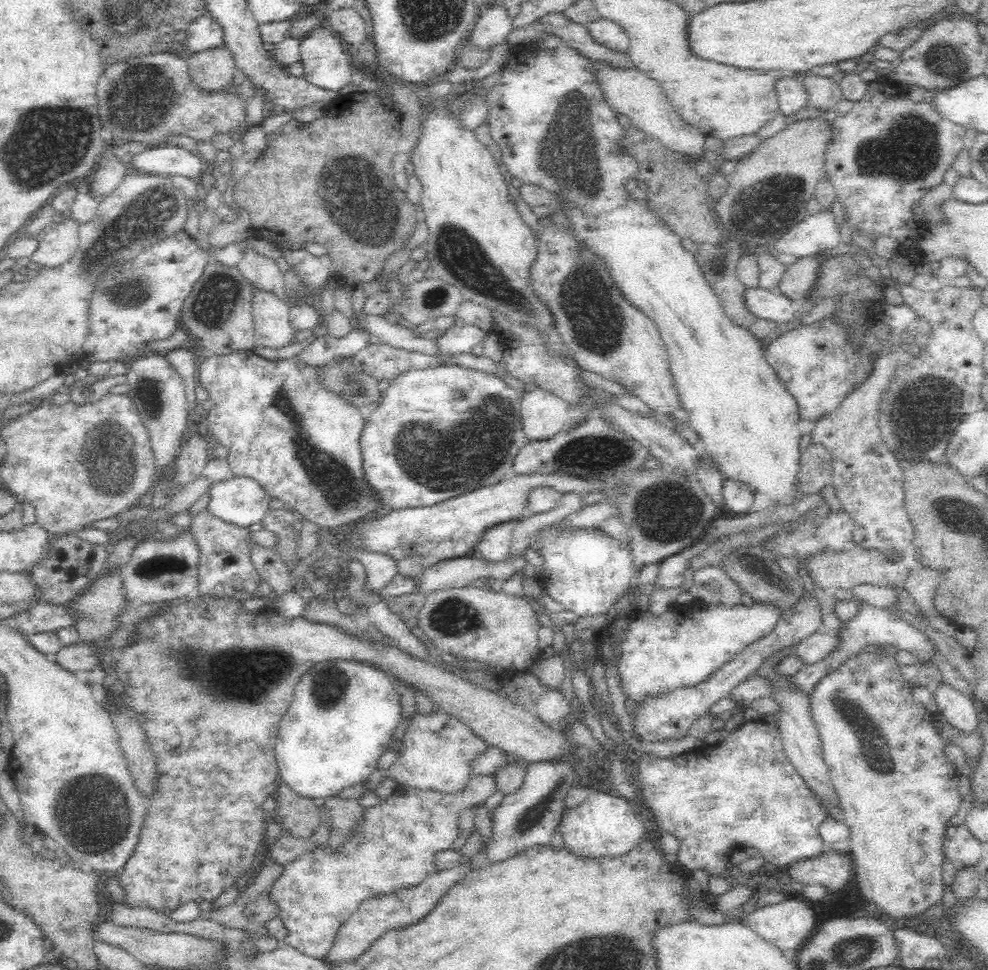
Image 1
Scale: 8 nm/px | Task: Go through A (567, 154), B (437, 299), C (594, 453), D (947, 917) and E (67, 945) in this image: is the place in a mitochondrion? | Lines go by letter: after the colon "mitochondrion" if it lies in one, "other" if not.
A: mitochondrion
B: mitochondrion
C: mitochondrion
D: other
E: other

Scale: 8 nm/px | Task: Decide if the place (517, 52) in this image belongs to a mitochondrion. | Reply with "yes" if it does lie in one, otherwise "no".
no

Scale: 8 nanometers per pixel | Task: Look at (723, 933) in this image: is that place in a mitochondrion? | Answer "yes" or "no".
no

